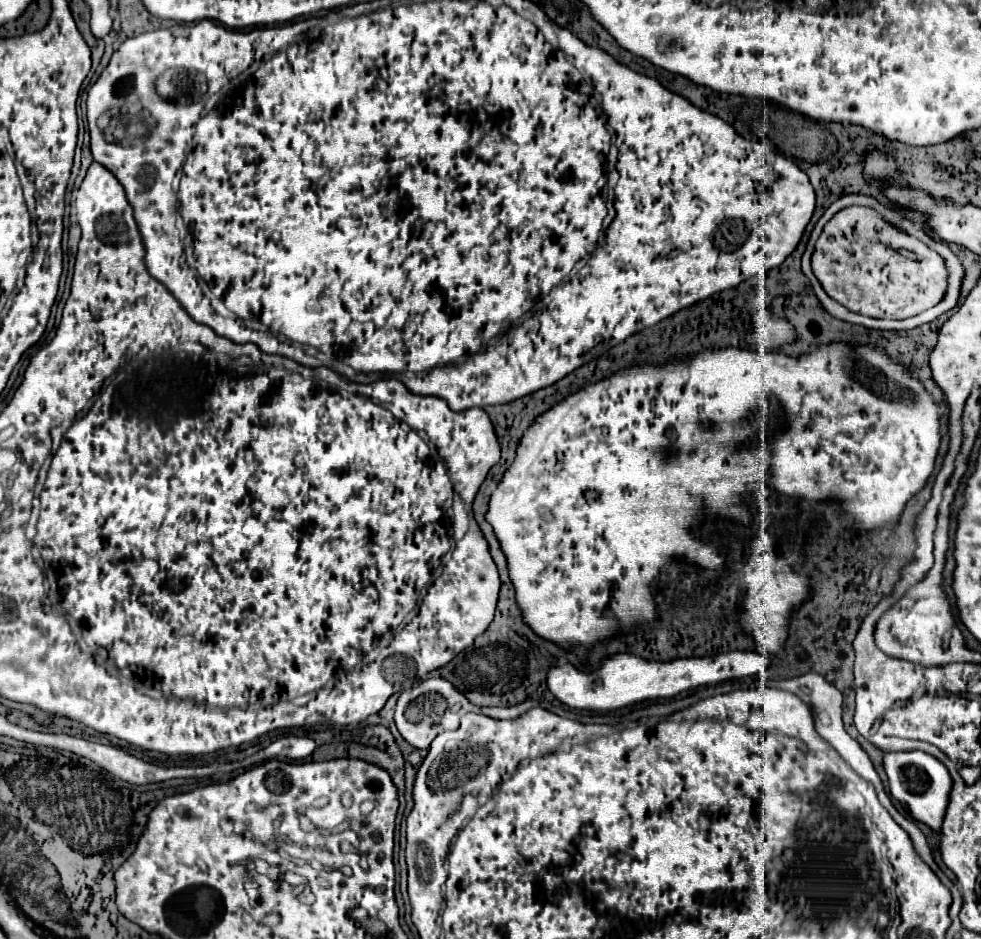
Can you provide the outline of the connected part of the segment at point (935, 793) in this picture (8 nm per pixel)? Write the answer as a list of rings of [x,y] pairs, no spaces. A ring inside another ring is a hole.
[[[902,751],[902,753],[886,753],[884,755],[884,769],[888,775],[888,785],[892,797],[896,797],[902,805],[908,807],[910,815],[928,825],[932,831],[940,833],[942,821],[946,815],[950,791],[952,791],[952,777],[948,769],[932,755],[922,751]]]

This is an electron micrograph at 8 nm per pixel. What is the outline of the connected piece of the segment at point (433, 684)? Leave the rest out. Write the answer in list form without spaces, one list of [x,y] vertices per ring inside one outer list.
[[[426,679],[420,685],[400,693],[396,711],[394,711],[394,723],[400,731],[400,735],[418,749],[428,749],[432,739],[438,737],[444,731],[452,731],[458,727],[458,721],[466,713],[482,713],[496,719],[510,719],[510,707],[476,707],[472,705],[452,683],[446,679]]]

